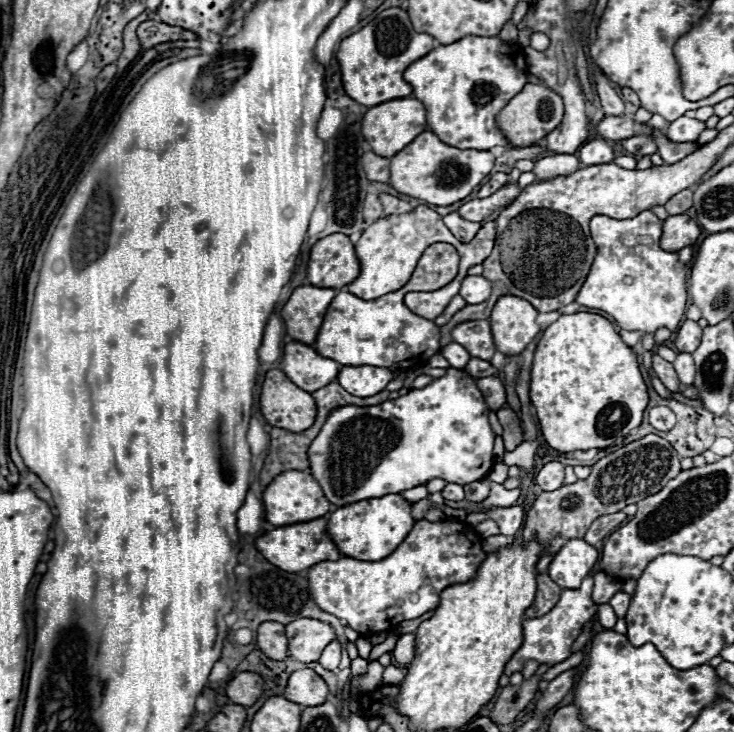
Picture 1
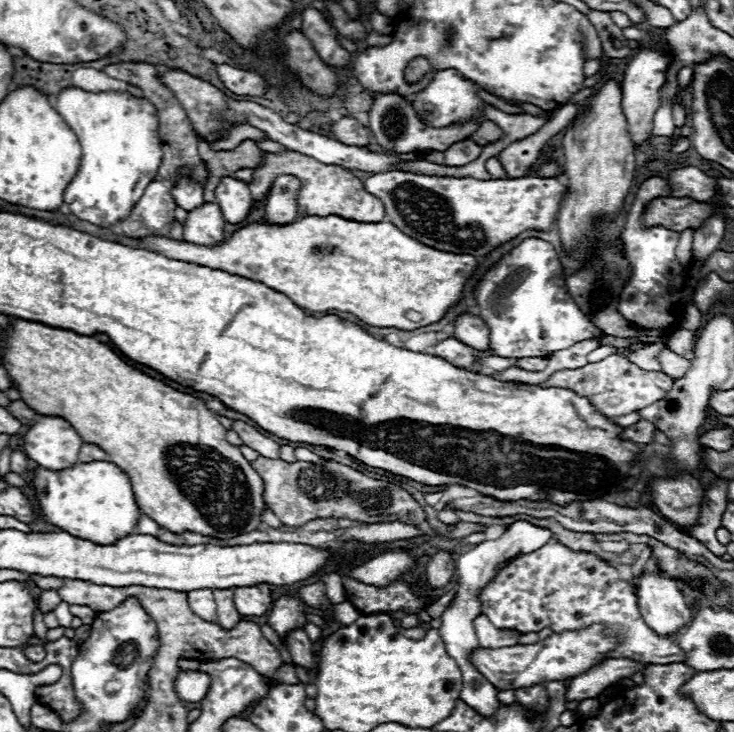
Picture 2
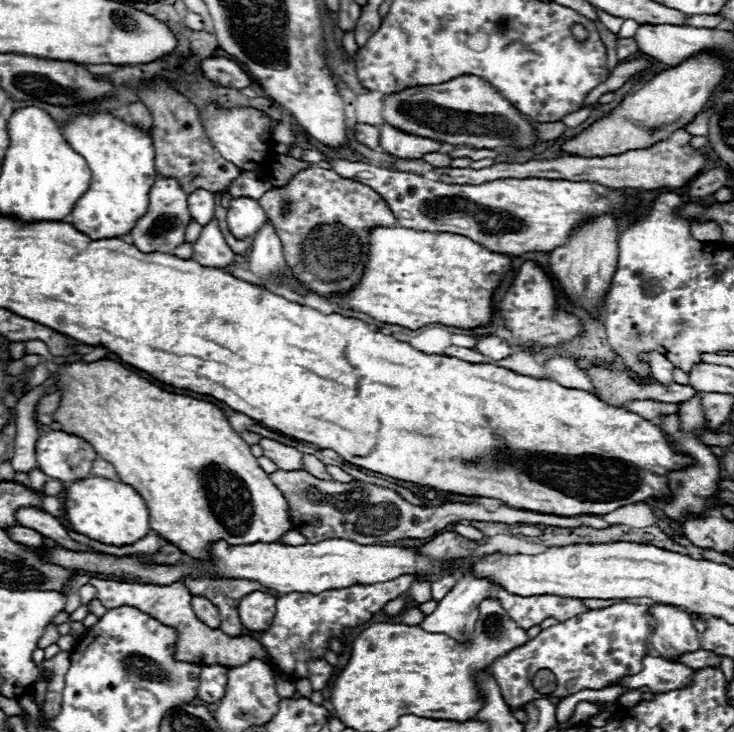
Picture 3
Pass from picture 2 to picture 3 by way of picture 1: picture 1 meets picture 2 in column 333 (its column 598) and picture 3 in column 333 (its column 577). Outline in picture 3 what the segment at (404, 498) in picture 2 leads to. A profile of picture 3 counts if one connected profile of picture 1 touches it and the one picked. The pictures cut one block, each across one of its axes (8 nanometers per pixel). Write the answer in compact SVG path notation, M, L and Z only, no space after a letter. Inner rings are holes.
M278 470L270 474L272 482L284 490L284 498L292 502L292 522L296 522L296 530L302 532L312 544L328 540L328 538L346 538L360 544L376 544L376 542L390 542L400 538L432 538L438 532L442 532L448 524L462 522L462 520L488 520L488 522L526 522L526 524L546 524L546 526L596 526L604 528L608 526L598 516L586 516L586 518L570 518L570 516L554 516L554 514L536 514L536 512L524 512L514 508L498 508L496 512L488 512L478 504L444 504L434 508L420 508L414 504L408 504L404 498L400 498L394 490L380 488L374 484L364 482L330 482L314 478L312 474L304 470Z

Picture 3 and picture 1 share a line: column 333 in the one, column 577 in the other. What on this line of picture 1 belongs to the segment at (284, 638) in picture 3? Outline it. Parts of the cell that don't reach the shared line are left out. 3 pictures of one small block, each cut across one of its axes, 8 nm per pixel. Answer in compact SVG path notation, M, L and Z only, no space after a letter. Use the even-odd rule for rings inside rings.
M588 576L578 590L562 590L562 596L558 604L544 616L540 618L526 618L524 620L524 642L516 650L516 654L510 658L506 664L504 674L512 676L514 672L520 672L528 660L536 660L538 664L548 664L554 666L558 662L564 662L572 654L572 644L576 642L578 634L582 632L582 626L596 614L598 604L592 600L592 586L594 580Z

